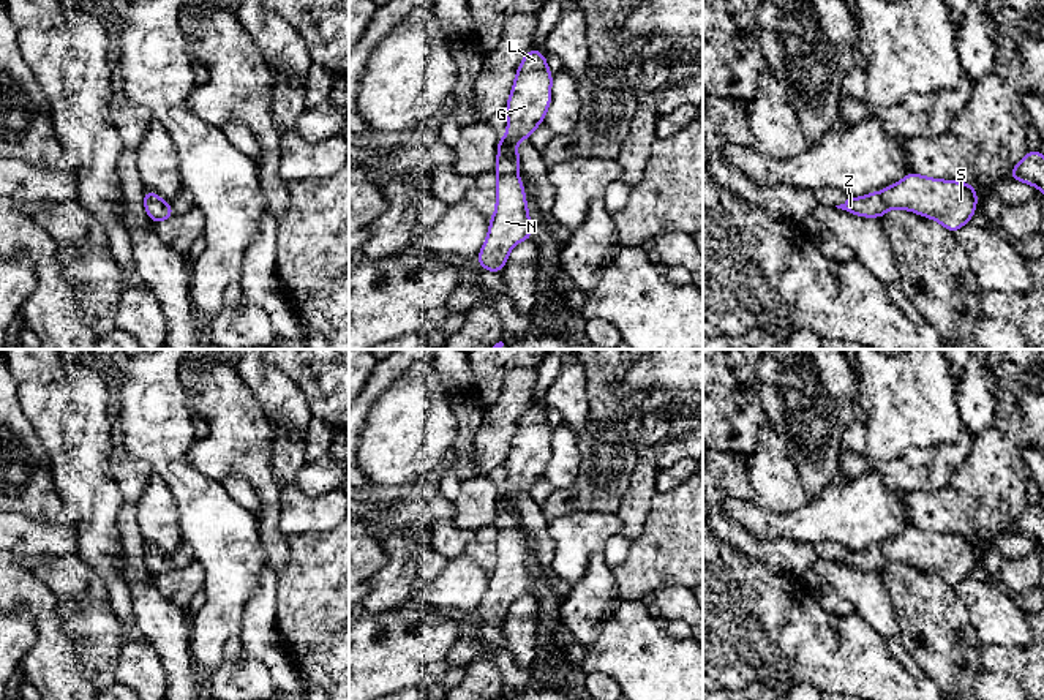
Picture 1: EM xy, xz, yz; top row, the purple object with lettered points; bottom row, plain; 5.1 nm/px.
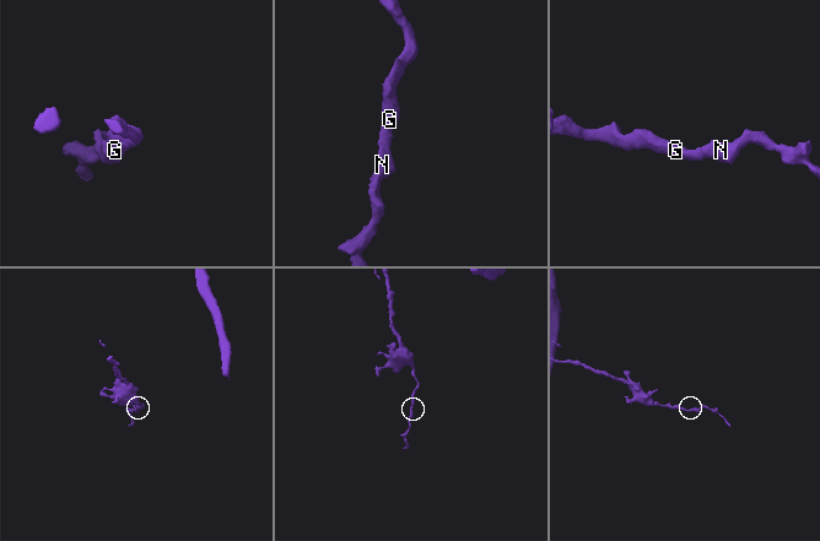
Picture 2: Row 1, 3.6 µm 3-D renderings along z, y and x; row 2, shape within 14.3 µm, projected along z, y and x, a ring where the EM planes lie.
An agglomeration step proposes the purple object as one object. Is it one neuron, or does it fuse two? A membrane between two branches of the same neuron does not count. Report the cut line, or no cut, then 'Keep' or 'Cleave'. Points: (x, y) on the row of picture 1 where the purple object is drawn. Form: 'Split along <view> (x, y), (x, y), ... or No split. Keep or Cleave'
No split. Keep

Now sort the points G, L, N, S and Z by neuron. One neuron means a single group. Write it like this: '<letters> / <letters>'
G L N S Z

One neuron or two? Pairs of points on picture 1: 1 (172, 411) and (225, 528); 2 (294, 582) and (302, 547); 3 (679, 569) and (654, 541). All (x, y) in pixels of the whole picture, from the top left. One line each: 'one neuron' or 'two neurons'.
1: one neuron
2: one neuron
3: one neuron

